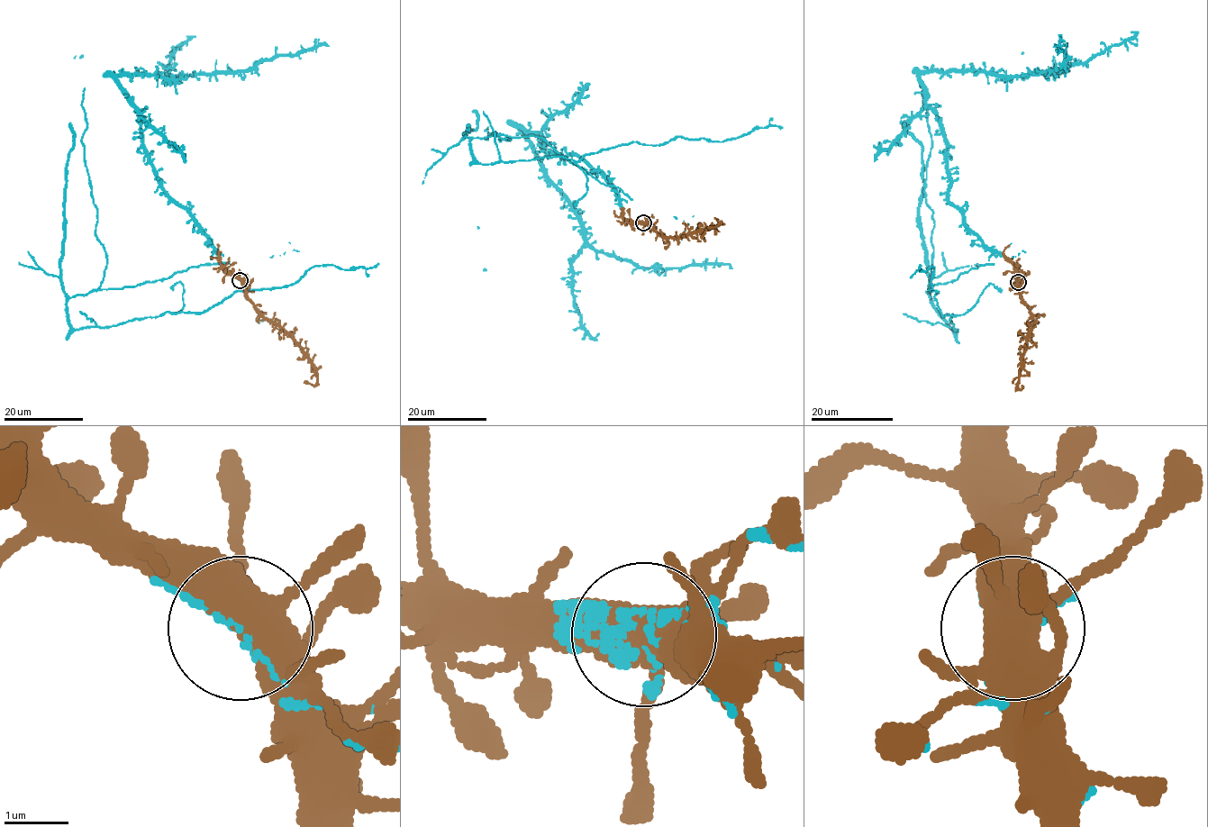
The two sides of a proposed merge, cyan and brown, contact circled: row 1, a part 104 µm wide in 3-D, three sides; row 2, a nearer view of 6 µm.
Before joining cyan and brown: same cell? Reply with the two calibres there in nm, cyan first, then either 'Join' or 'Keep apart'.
Thickness 110 nm (cyan) against 480 nm. Join

